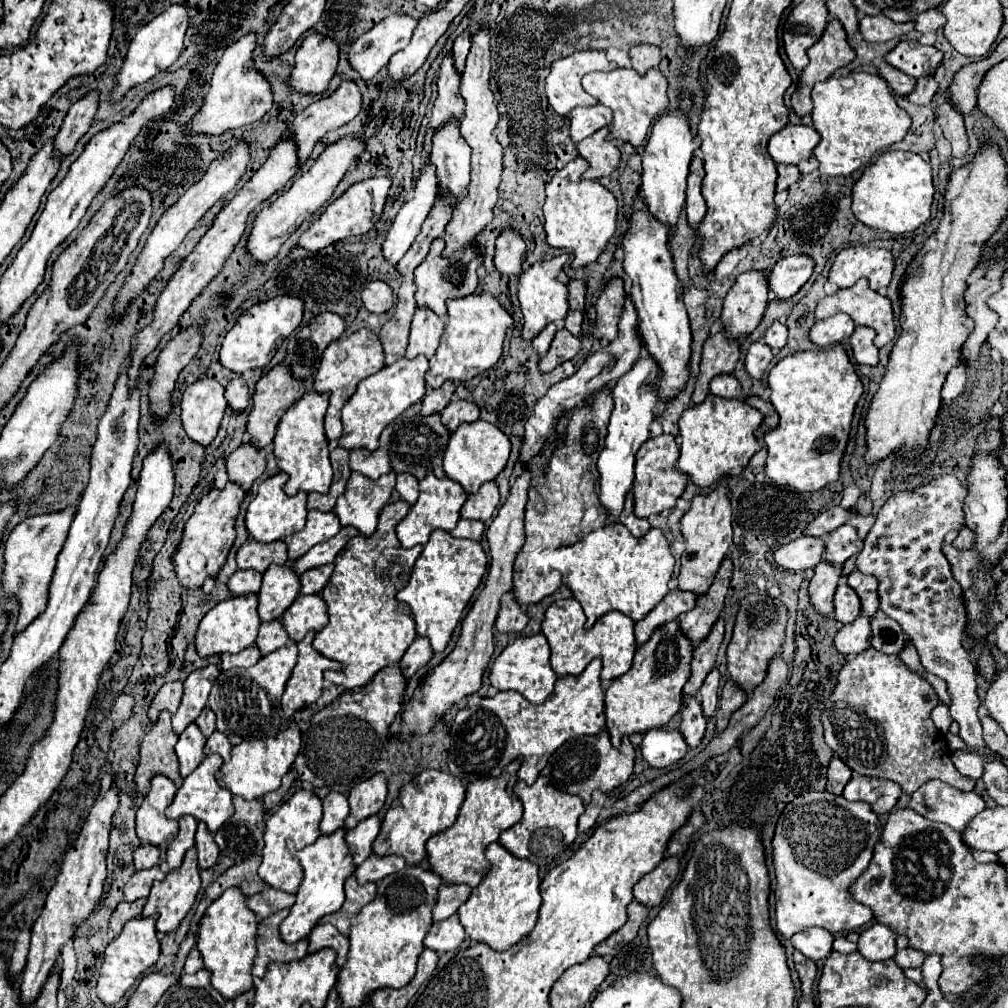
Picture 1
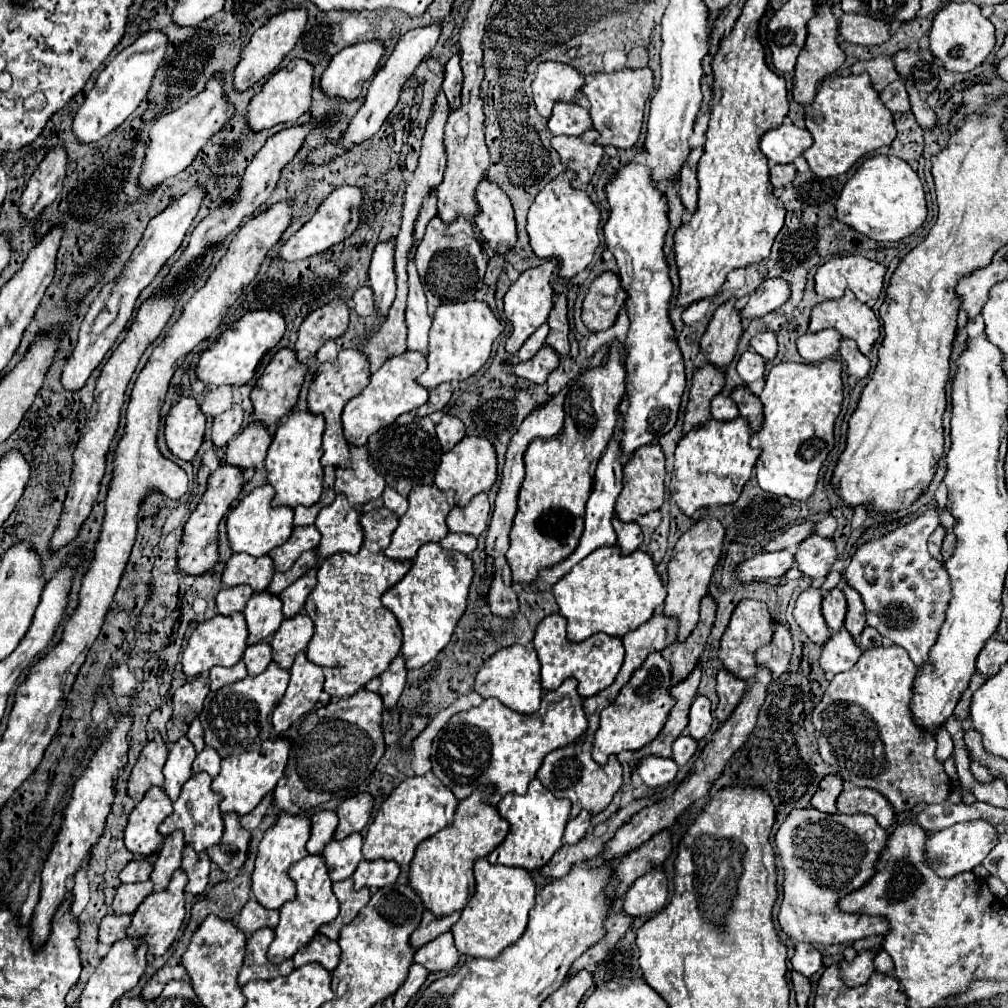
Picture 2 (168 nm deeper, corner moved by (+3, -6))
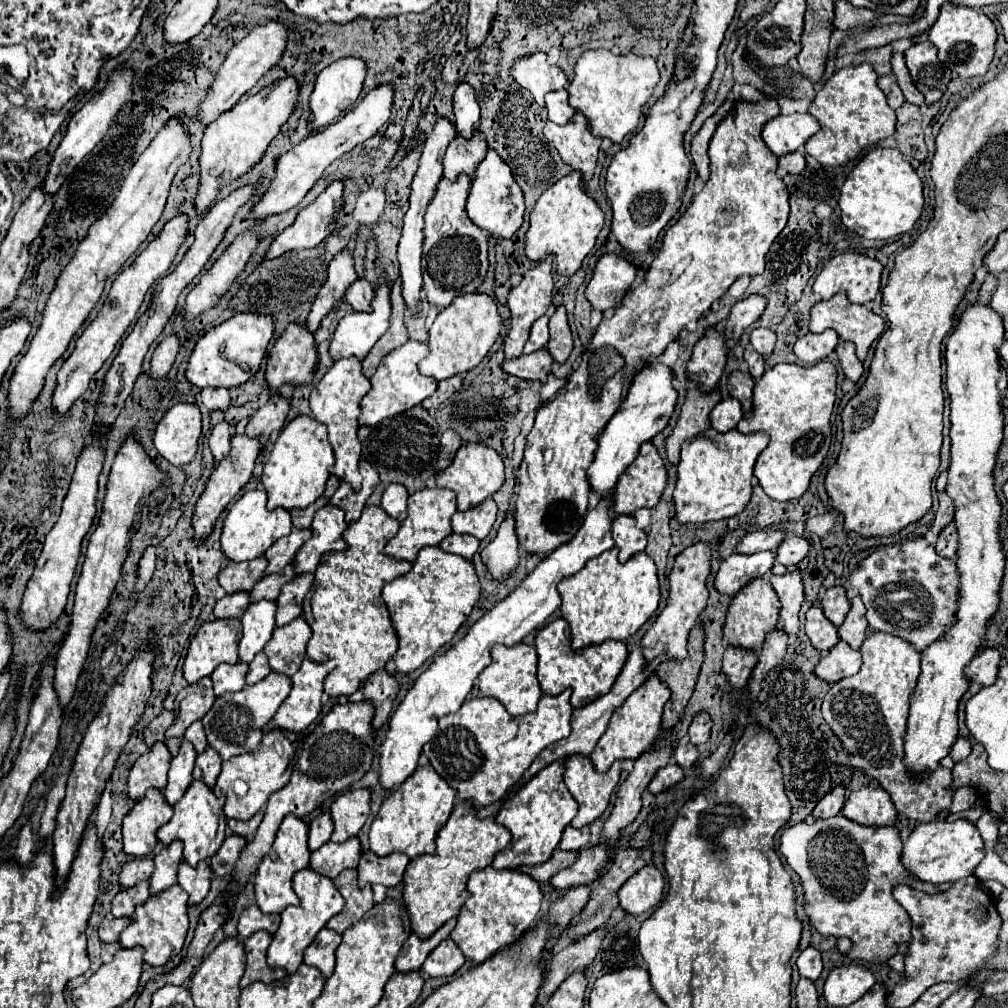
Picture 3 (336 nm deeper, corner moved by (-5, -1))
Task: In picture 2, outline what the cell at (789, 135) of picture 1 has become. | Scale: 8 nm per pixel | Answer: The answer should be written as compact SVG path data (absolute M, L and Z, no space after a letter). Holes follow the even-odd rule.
M782 124L780 128L766 132L760 140L760 150L770 164L790 164L810 146L810 132L796 128L794 124Z

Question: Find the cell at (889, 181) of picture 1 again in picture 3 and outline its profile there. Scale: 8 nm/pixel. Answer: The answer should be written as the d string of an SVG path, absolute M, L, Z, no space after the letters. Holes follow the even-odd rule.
M876 147L868 151L848 173L840 189L838 207L840 221L848 231L864 239L890 239L910 231L920 219L924 207L922 181L898 149Z

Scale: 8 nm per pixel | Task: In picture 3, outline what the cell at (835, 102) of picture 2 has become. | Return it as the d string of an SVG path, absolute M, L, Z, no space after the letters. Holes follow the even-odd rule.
M870 63L838 69L818 91L810 105L810 115L818 119L820 131L806 141L806 153L828 167L838 167L858 157L866 147L894 133L896 115L888 107L884 93L876 85L878 75Z

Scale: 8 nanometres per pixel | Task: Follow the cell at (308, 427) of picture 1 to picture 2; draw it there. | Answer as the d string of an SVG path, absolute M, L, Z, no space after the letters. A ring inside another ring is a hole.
M292 412L284 424L278 426L272 444L268 448L266 456L266 472L268 482L274 486L276 496L272 500L274 506L312 506L318 502L322 494L322 464L320 464L320 444L324 434L324 418L322 414L310 414L306 412Z

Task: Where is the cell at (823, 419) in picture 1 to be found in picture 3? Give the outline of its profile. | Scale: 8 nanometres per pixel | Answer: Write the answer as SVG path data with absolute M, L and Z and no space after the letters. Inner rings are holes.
M828 361L800 367L778 363L764 371L752 393L752 415L738 423L738 431L764 431L770 441L754 465L754 477L774 501L798 499L806 493L810 477L828 453L832 431L830 415L836 401L836 369Z

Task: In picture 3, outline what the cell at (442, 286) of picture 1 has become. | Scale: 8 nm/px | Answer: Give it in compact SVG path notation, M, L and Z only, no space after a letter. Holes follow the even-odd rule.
M460 173L456 181L442 181L426 209L424 215L424 245L422 245L422 275L424 291L428 301L444 309L454 297L464 293L474 293L488 269L488 239L482 229L478 229L466 215L466 197L470 193L470 177Z

